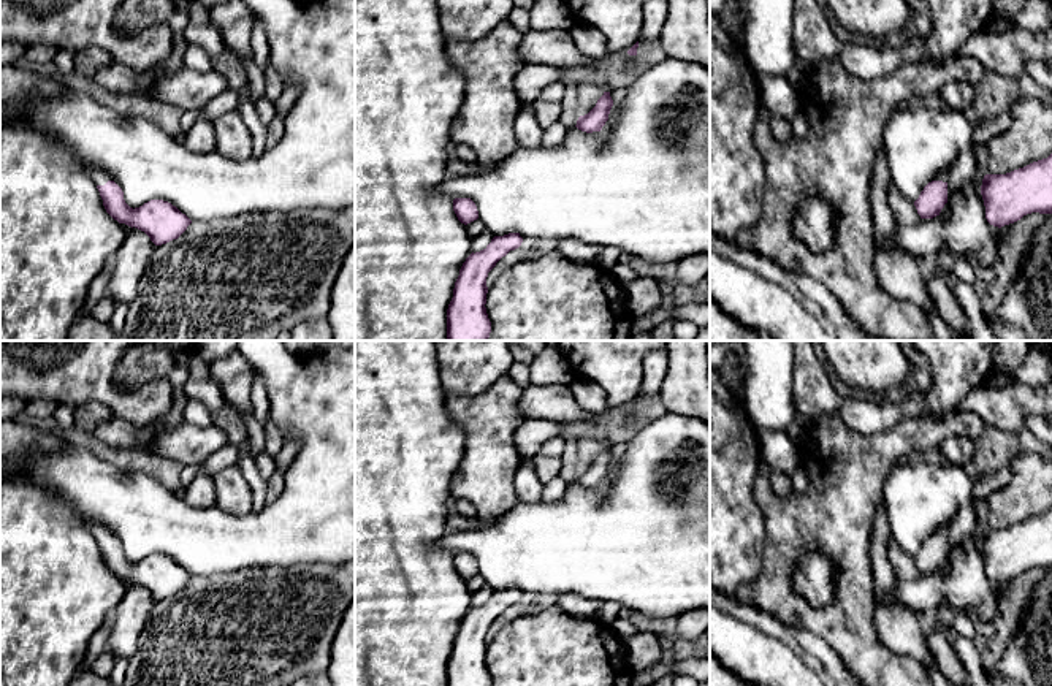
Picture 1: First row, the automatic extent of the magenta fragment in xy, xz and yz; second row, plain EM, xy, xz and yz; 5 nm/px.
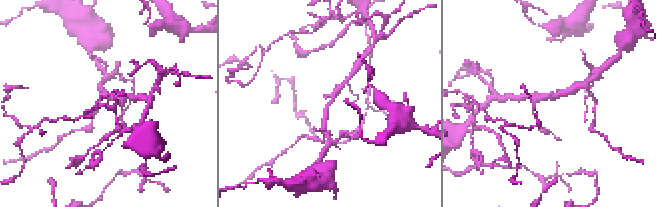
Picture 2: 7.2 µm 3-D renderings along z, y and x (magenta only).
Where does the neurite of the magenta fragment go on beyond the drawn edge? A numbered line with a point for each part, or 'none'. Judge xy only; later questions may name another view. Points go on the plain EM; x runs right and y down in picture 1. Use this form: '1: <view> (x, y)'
1: xy (100, 533)

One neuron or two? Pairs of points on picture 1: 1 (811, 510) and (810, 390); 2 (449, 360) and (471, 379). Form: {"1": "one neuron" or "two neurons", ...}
{"1": "two neurons", "2": "one neuron"}

